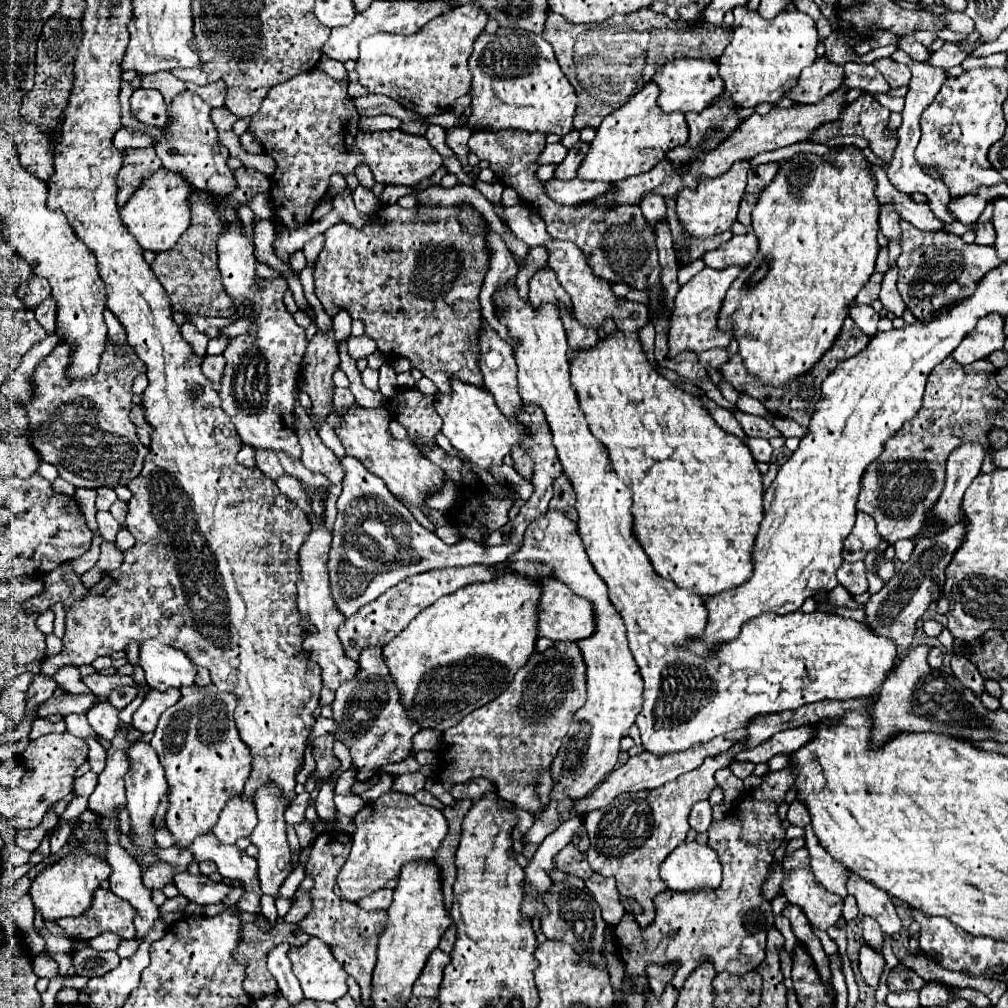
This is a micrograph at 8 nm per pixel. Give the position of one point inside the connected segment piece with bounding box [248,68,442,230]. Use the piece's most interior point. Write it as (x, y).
(309, 125)

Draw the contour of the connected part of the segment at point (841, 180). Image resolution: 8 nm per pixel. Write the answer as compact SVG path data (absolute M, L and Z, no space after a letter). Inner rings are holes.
M846 146L842 152L824 156L824 158L814 156L814 154L798 154L792 160L788 160L784 166L780 166L776 178L762 190L760 200L752 212L752 232L758 238L760 250L758 250L756 258L748 266L742 268L740 276L730 286L730 290L722 302L720 314L718 314L718 328L722 332L732 332L734 338L738 340L738 354L750 376L754 376L756 380L770 384L770 386L784 386L790 380L810 372L820 362L820 358L826 354L826 350L830 350L830 346L836 342L838 334L842 332L842 324L844 324L844 318L848 316L850 304L854 302L856 294L864 288L864 284L868 282L868 278L874 272L874 260L876 260L876 254L880 248L878 240L876 240L878 214L880 214L880 206L874 196L874 178L870 178L870 164L866 162L866 158L862 156L862 152L856 146Z

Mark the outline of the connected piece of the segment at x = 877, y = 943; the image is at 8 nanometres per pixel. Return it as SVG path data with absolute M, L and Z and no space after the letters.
M864 918L862 926L864 926L864 942L866 942L866 946L870 946L870 948L876 950L876 952L882 952L884 932L880 930L878 922L874 922L872 918Z

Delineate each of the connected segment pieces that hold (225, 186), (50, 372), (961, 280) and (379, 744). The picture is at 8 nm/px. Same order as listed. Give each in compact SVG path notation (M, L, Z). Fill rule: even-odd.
M190 90L178 94L178 98L174 98L172 102L174 122L166 126L168 136L166 140L156 144L156 150L166 170L184 176L198 190L210 190L212 194L222 196L234 188L234 178L232 178L232 170L226 164L228 150L218 140L216 128L210 120L210 110L212 106L206 104L198 94Z
M108 342L94 378L66 382L66 358L70 346L56 346L36 368L36 396L26 404L30 418L30 442L44 462L58 468L60 478L72 486L100 488L118 486L134 480L150 448L142 446L136 426L130 420L134 378L146 372L146 364L130 350L128 344Z
M902 220L900 226L902 254L898 258L898 292L916 318L930 318L930 310L938 310L938 306L946 306L946 302L954 302L954 298L966 298L966 294L974 290L974 282L978 282L986 270L1002 264L994 246L964 244L960 236L942 230L920 230L906 220Z
M366 648L360 654L358 664L358 678L354 678L354 682L344 682L336 690L332 708L334 720L340 724L340 728L336 730L338 740L342 740L350 748L356 774L362 774L362 778L358 780L368 780L378 766L388 764L392 760L400 762L410 754L412 736L420 730L420 726L414 726L414 722L406 718L394 680L390 678L390 672L382 662L382 650Z

